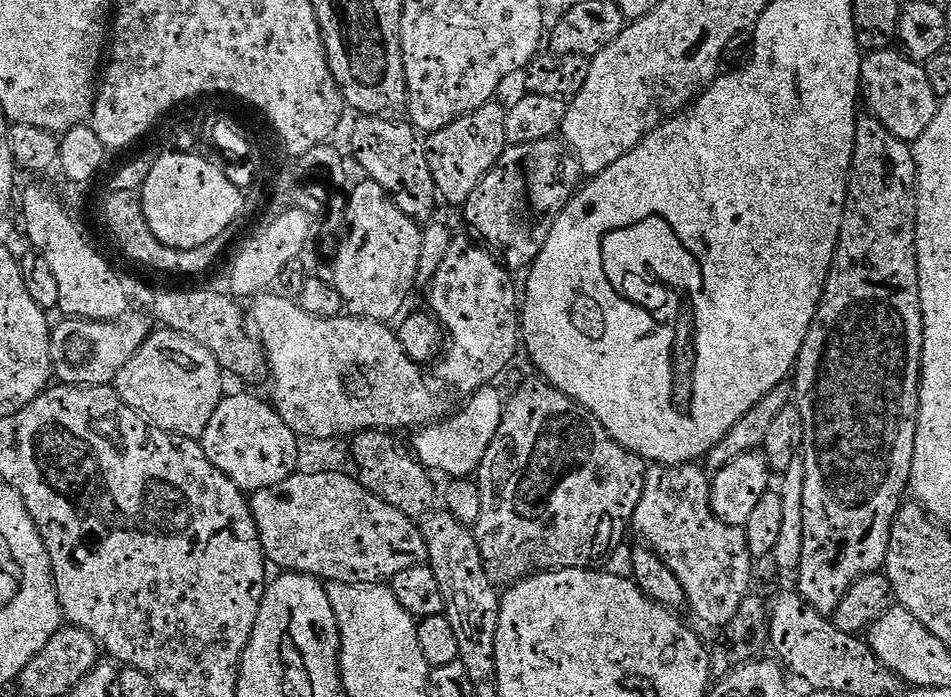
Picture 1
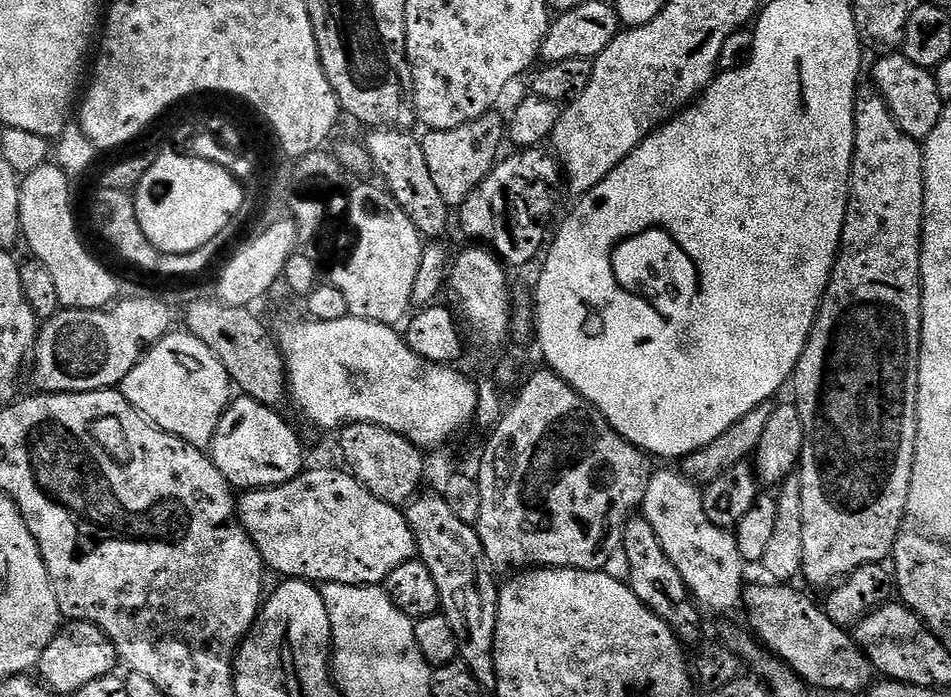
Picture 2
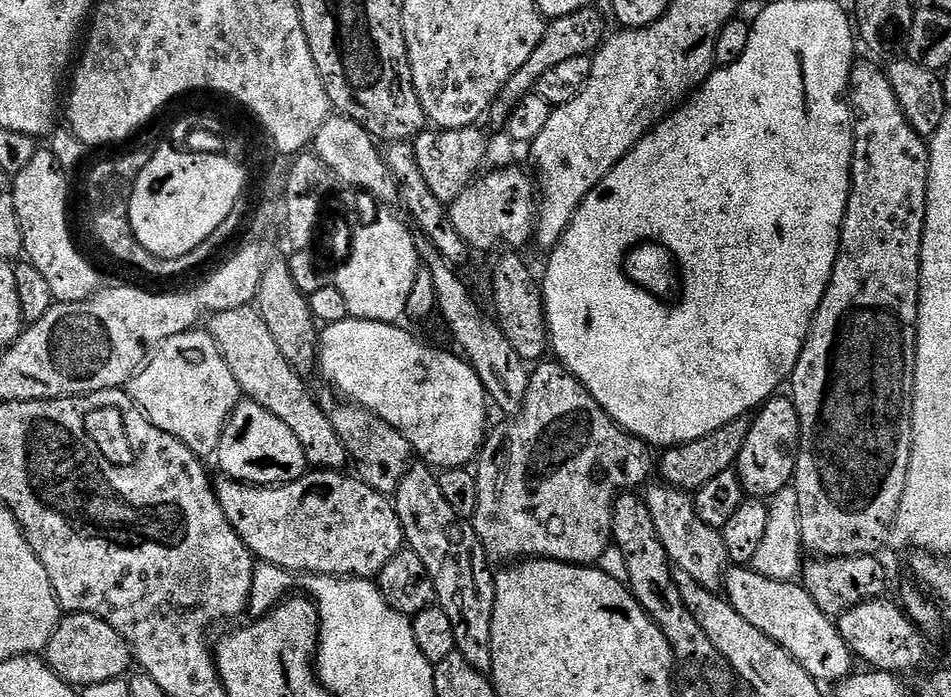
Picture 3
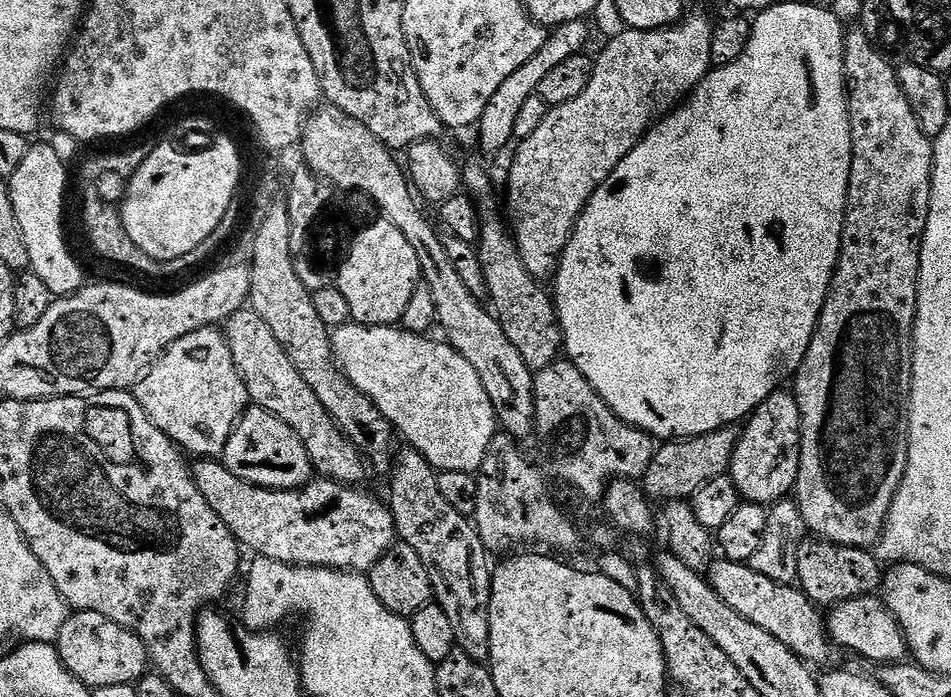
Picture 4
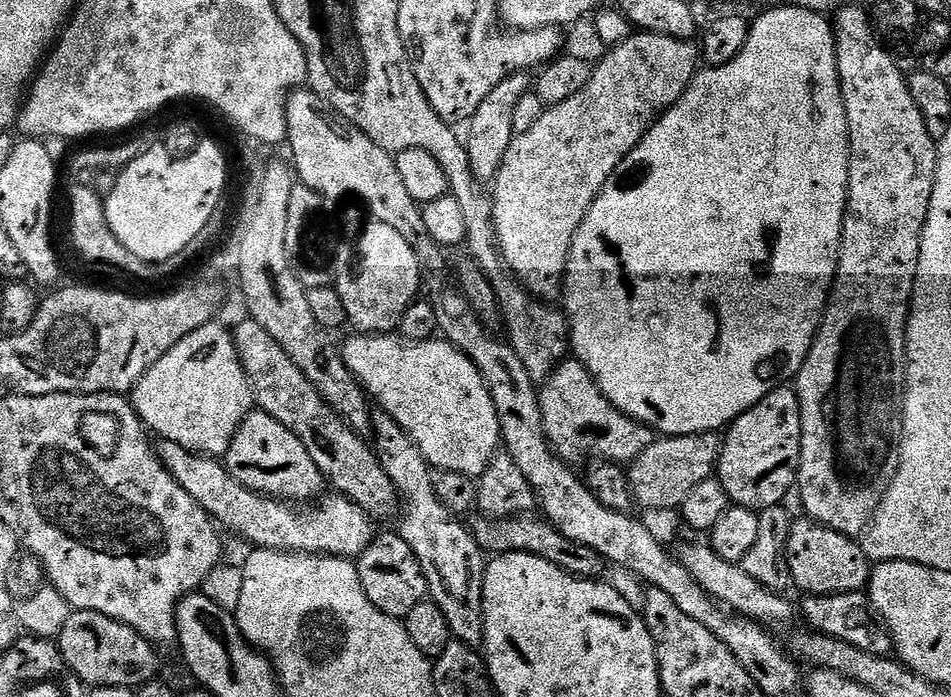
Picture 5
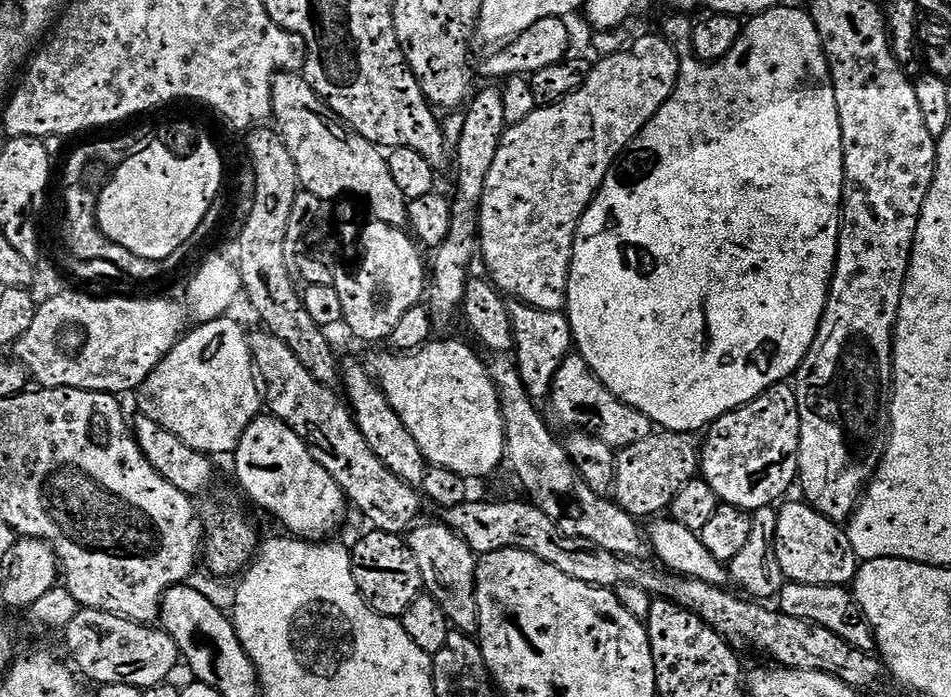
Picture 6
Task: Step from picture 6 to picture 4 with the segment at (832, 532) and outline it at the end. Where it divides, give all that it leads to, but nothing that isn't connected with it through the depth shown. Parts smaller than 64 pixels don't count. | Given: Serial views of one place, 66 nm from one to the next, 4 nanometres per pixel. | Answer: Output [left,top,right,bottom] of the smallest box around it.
[796,538,882,606]

